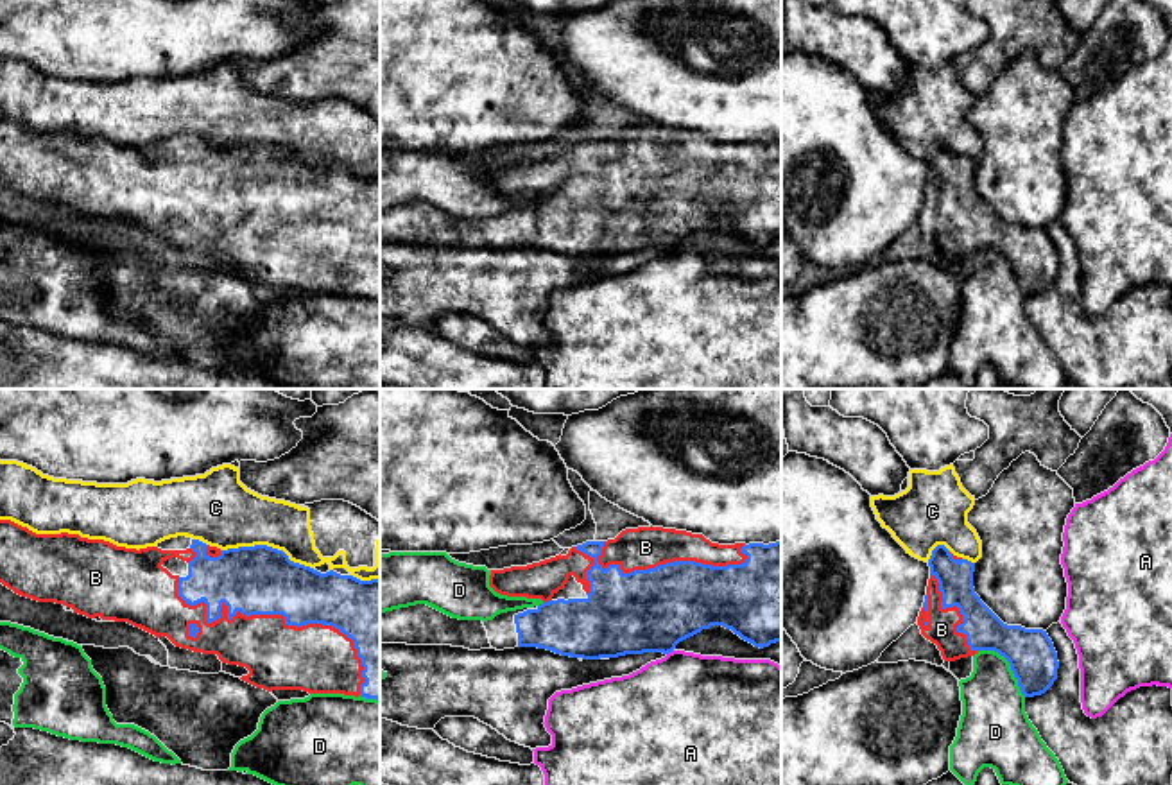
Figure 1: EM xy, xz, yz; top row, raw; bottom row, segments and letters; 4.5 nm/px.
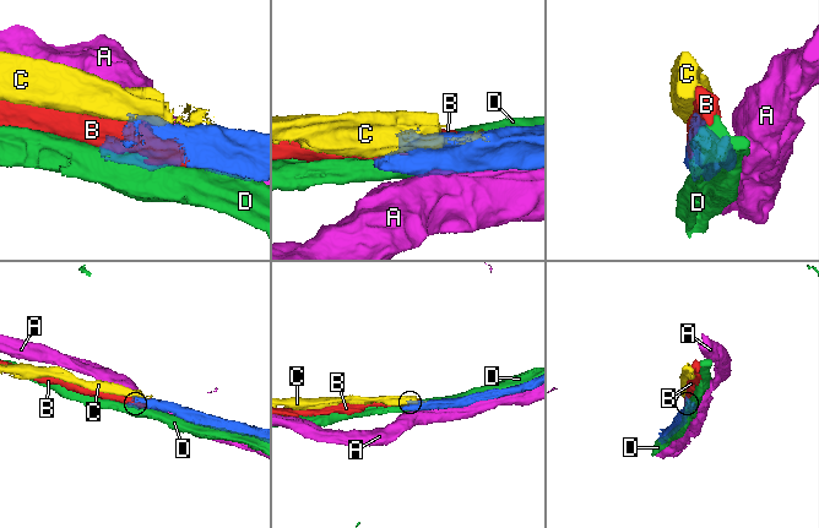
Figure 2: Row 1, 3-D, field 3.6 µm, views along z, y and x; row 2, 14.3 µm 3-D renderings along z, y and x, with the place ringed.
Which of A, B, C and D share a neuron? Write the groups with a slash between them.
A / B / C / D

